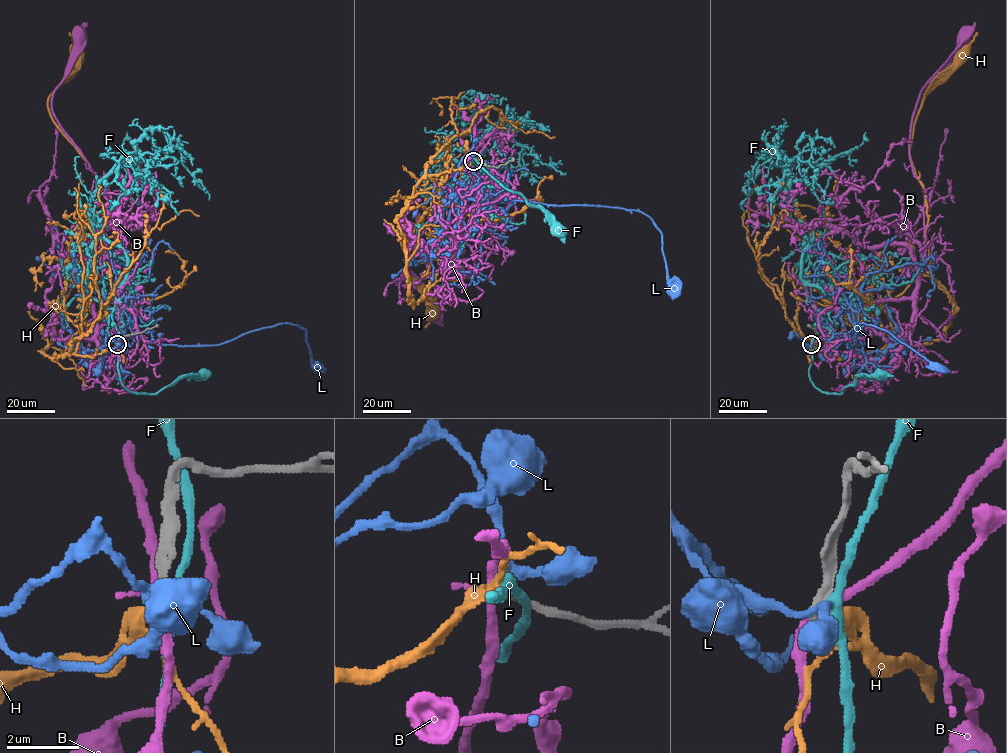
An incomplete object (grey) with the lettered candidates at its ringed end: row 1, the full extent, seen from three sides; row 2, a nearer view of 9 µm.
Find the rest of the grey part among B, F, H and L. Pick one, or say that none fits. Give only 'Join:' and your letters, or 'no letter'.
Join: H

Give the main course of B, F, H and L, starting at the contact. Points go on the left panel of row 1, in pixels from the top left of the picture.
B: (117, 344), (122, 310), (94, 299), (88, 286), (112, 249), (114, 211), (102, 181), (52, 110), (79, 37)
F: (117, 344), (120, 380), (131, 392), (157, 393), (186, 376), (201, 374)
H: (117, 345), (89, 357), (41, 351), (72, 284), (115, 233), (105, 184), (48, 106), (76, 54)
L: (118, 345), (99, 349), (111, 312), (150, 342), (179, 346), (219, 345), (290, 323), (306, 330), (318, 370)

